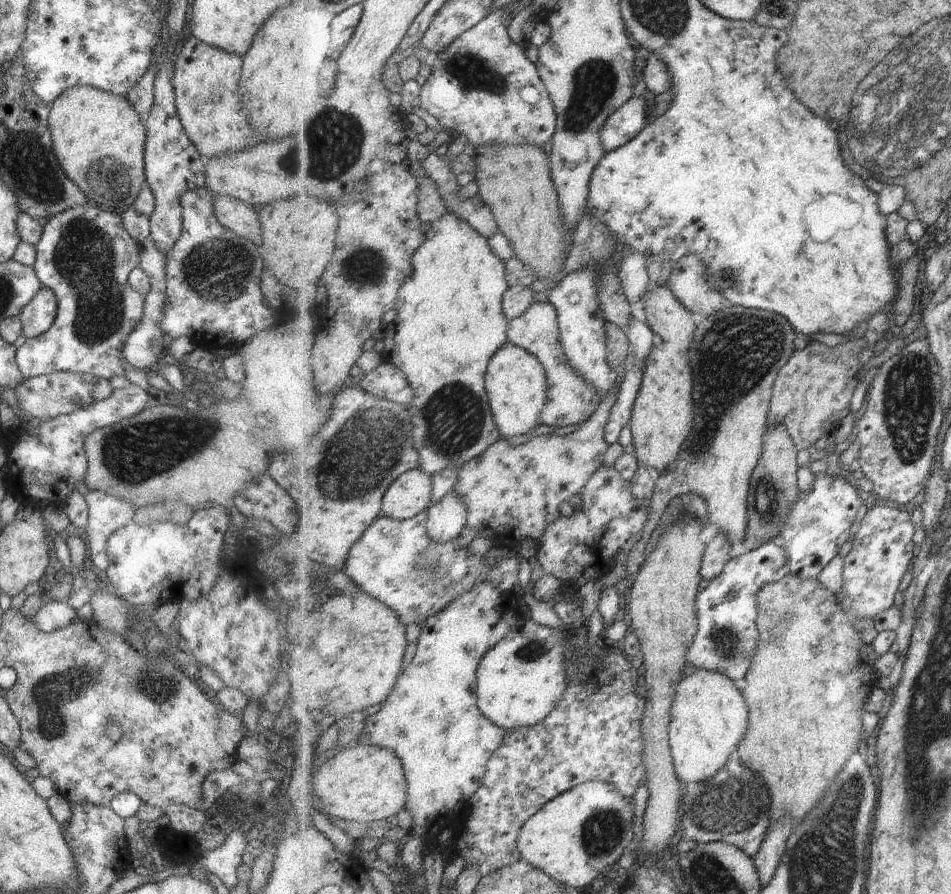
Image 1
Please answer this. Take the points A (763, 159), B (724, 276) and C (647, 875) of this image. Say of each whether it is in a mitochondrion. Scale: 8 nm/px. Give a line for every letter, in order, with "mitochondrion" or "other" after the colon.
A: other
B: mitochondrion
C: other

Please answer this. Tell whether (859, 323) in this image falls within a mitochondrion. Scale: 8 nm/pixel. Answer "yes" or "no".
no

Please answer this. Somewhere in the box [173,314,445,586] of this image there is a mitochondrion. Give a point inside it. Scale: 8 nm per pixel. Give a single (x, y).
(372, 441)

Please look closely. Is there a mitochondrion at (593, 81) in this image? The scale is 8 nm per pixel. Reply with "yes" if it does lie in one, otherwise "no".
yes

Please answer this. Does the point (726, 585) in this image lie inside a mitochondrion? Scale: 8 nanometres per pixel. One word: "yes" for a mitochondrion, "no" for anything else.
no

